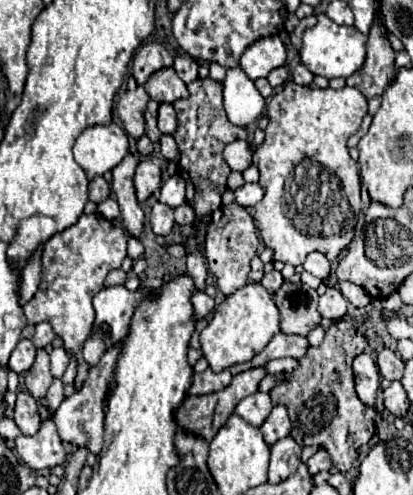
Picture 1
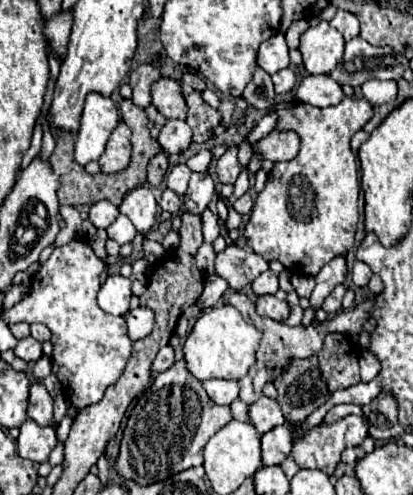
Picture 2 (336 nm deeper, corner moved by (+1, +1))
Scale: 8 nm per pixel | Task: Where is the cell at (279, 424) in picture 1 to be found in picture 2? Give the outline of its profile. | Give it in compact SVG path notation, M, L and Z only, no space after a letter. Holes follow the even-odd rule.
M287 425L275 427L261 437L263 465L279 465L291 451L291 433Z

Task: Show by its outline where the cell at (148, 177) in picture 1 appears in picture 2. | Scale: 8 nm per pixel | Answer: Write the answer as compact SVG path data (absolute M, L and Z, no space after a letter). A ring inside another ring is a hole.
M141 185L141 187L129 191L125 195L123 203L119 205L119 211L131 219L137 233L151 231L153 225L157 223L157 219L155 219L157 203L155 203L155 197L151 193L151 187Z

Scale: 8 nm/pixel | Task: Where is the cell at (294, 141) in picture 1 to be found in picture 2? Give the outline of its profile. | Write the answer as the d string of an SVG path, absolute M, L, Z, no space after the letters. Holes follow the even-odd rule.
M355 95L345 97L339 105L317 109L313 105L291 101L293 107L279 107L273 111L277 115L277 127L279 131L293 129L301 137L301 151L295 159L287 163L275 163L273 171L269 173L265 189L259 193L251 219L245 227L245 239L247 245L261 255L265 261L281 261L291 273L303 273L303 275L317 275L323 265L327 265L333 257L345 255L349 249L353 249L353 235L359 219L357 211L357 197L359 197L359 181L357 181L357 159L351 151L351 137L373 117L371 103Z

